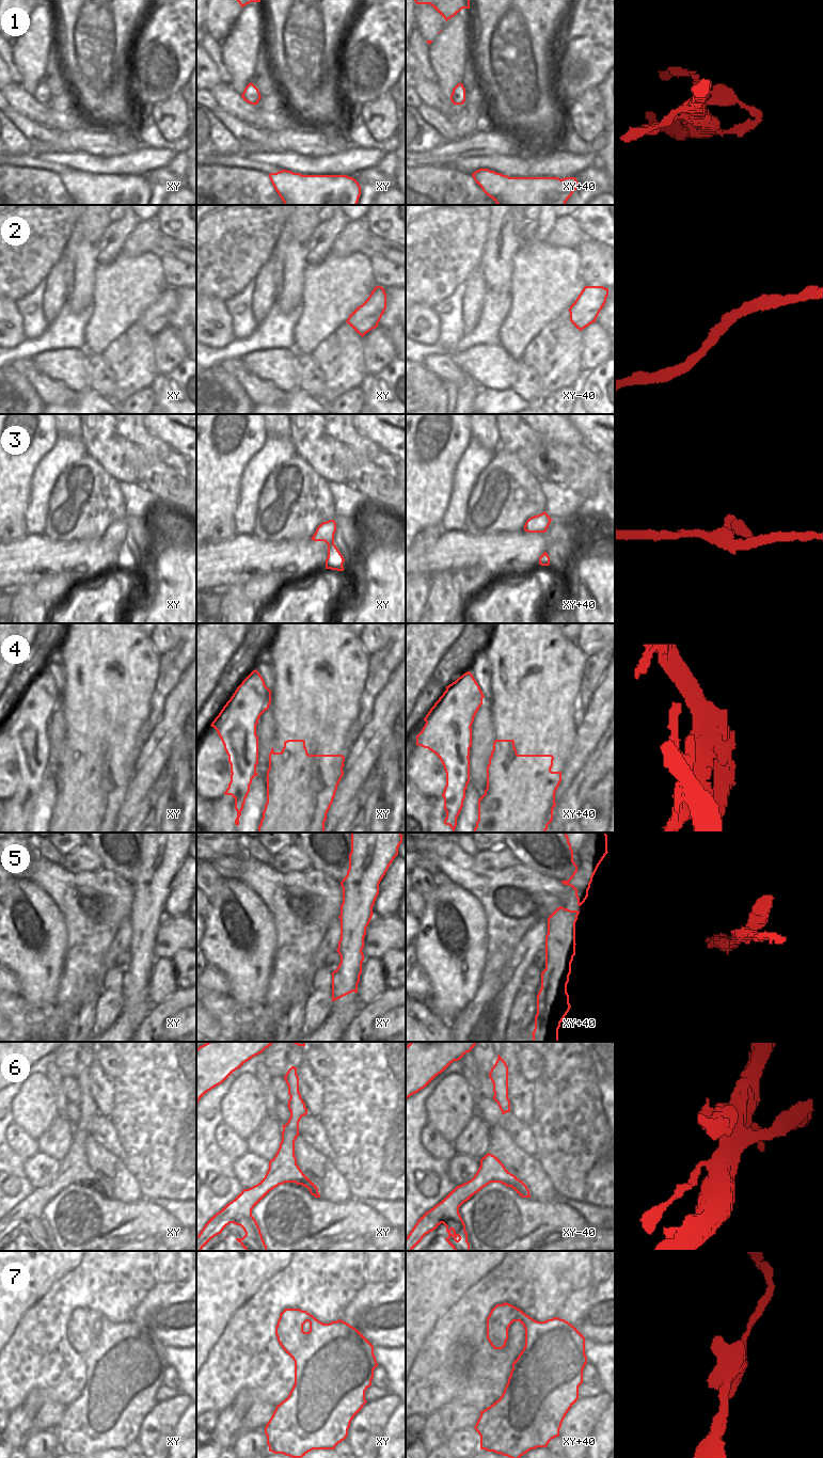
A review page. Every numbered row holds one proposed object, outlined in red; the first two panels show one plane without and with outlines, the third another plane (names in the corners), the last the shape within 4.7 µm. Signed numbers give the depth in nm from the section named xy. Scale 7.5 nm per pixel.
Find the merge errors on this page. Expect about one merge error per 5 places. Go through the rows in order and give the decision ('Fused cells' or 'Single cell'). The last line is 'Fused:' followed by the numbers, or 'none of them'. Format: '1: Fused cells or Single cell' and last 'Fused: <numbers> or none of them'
1: Single cell
2: Single cell
3: Single cell
4: Fused cells
5: Single cell
6: Single cell
7: Single cell
Fused: 4.

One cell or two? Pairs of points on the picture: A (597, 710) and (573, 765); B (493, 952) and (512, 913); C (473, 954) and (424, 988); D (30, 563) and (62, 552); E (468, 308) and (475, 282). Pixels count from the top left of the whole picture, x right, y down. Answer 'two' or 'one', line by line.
A: one
B: one
C: two
D: one
E: one

